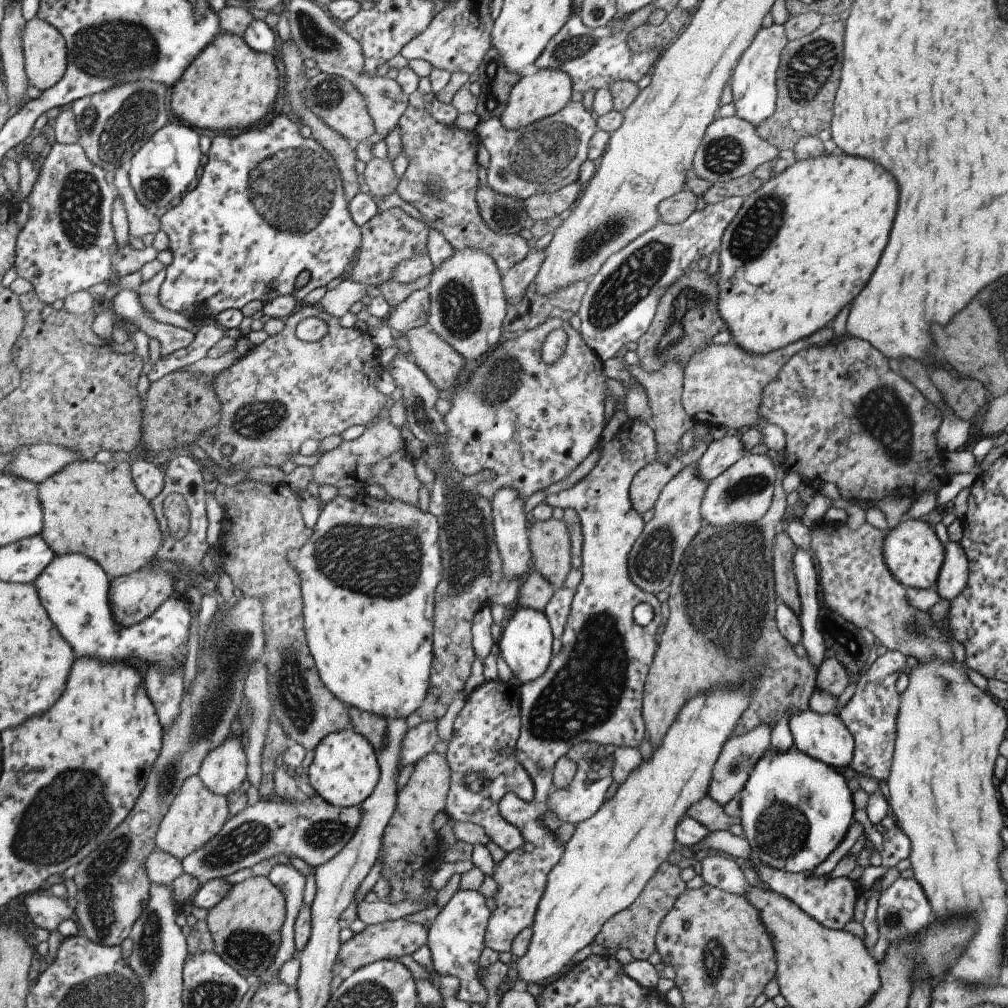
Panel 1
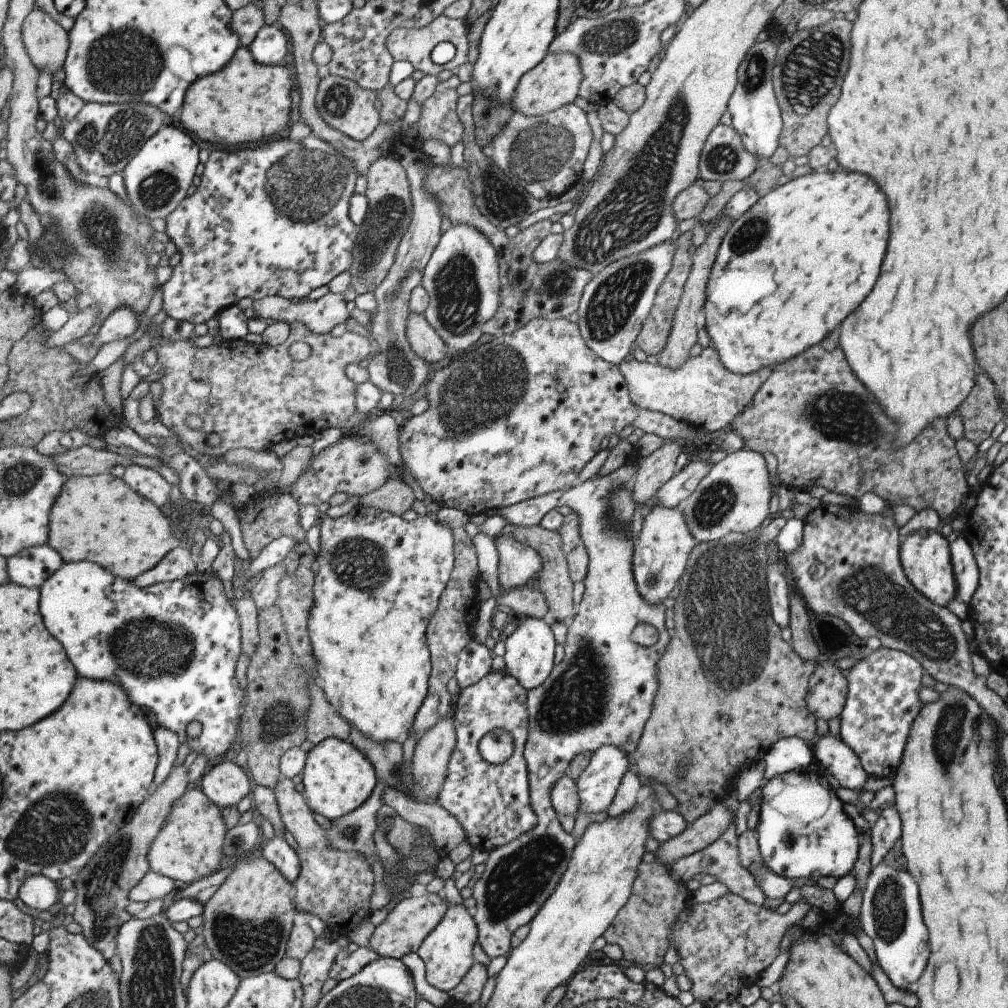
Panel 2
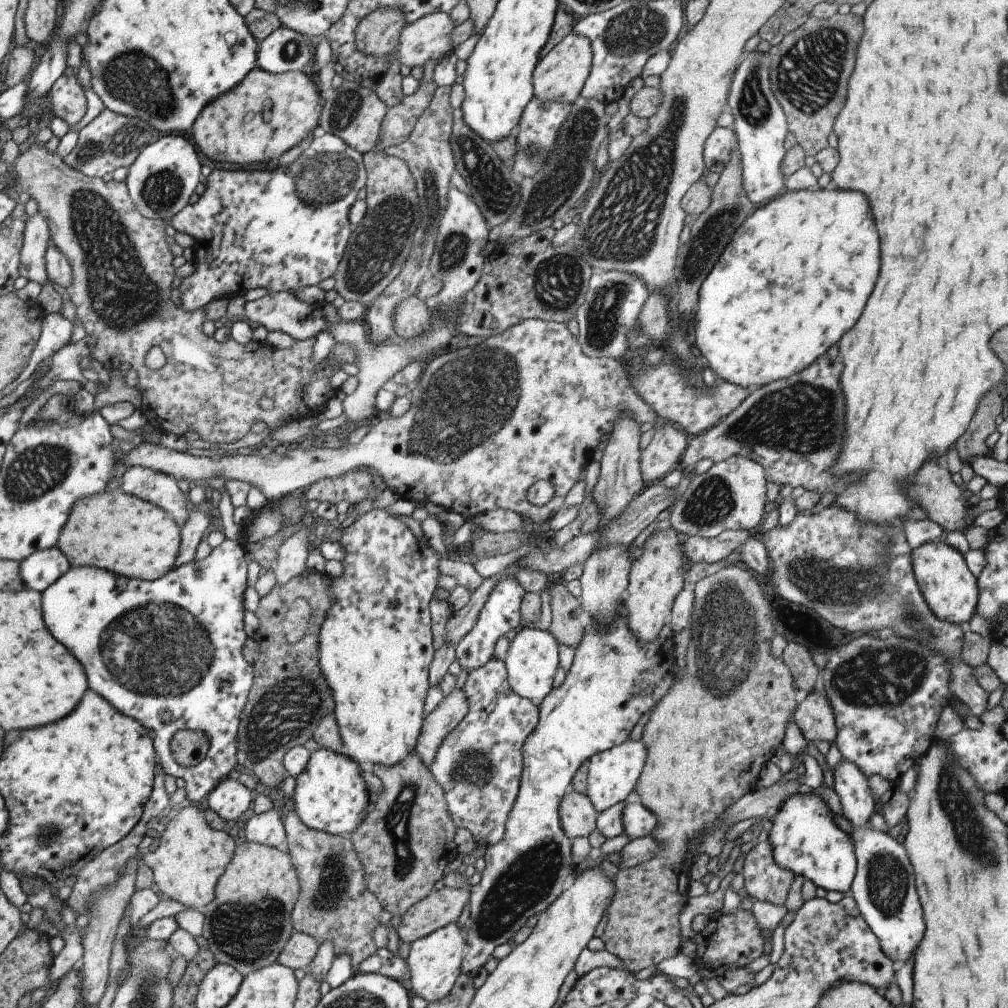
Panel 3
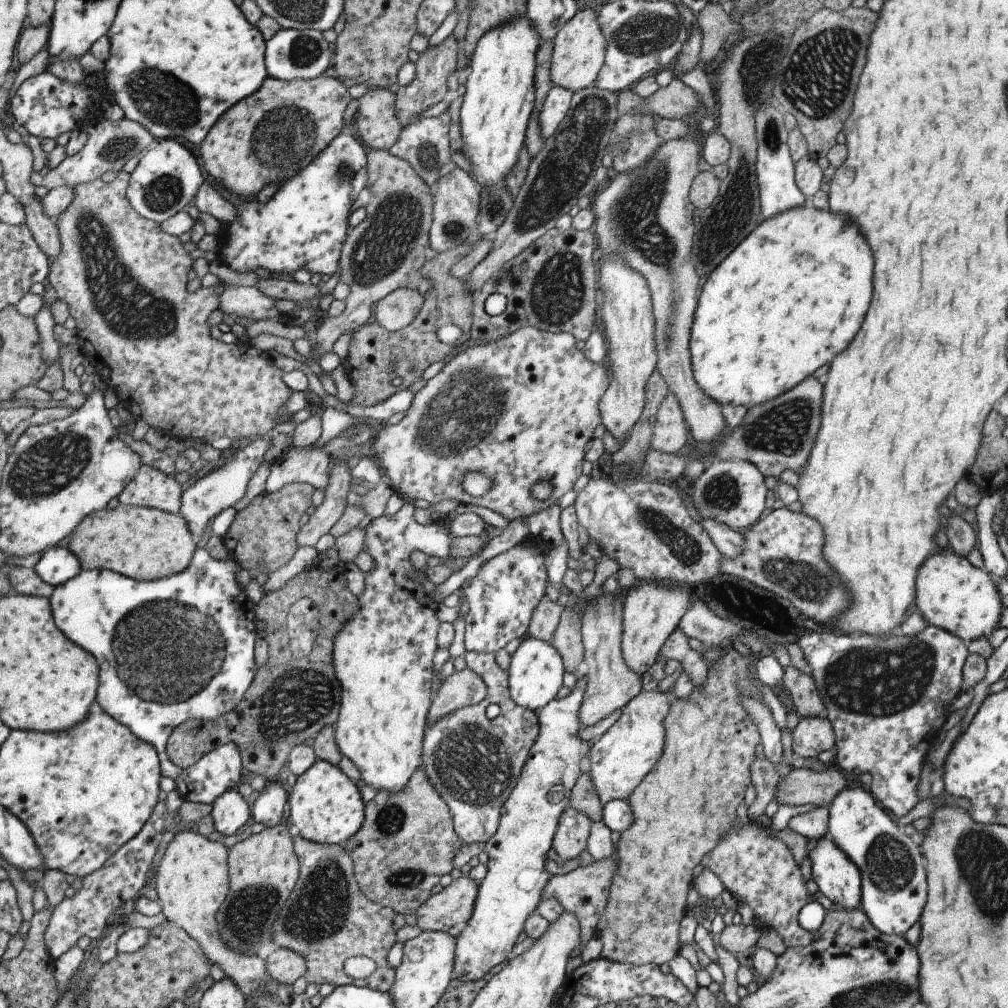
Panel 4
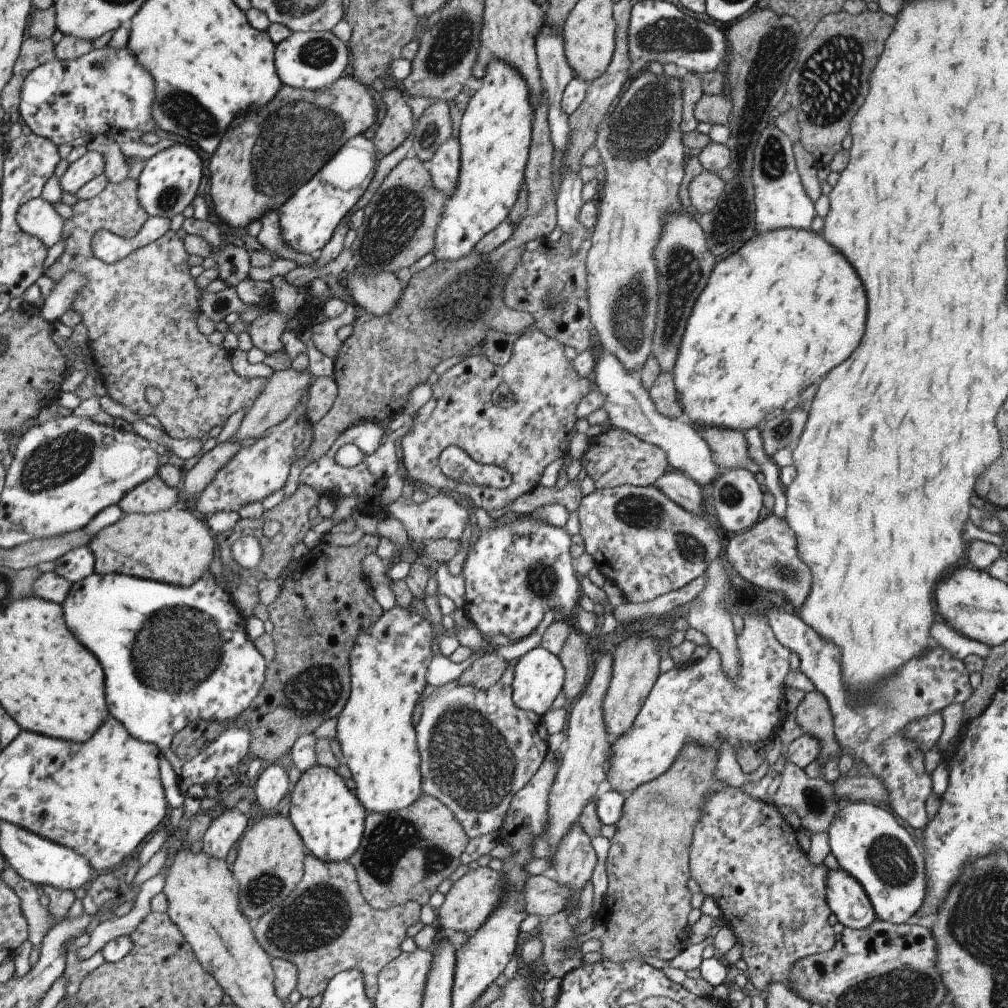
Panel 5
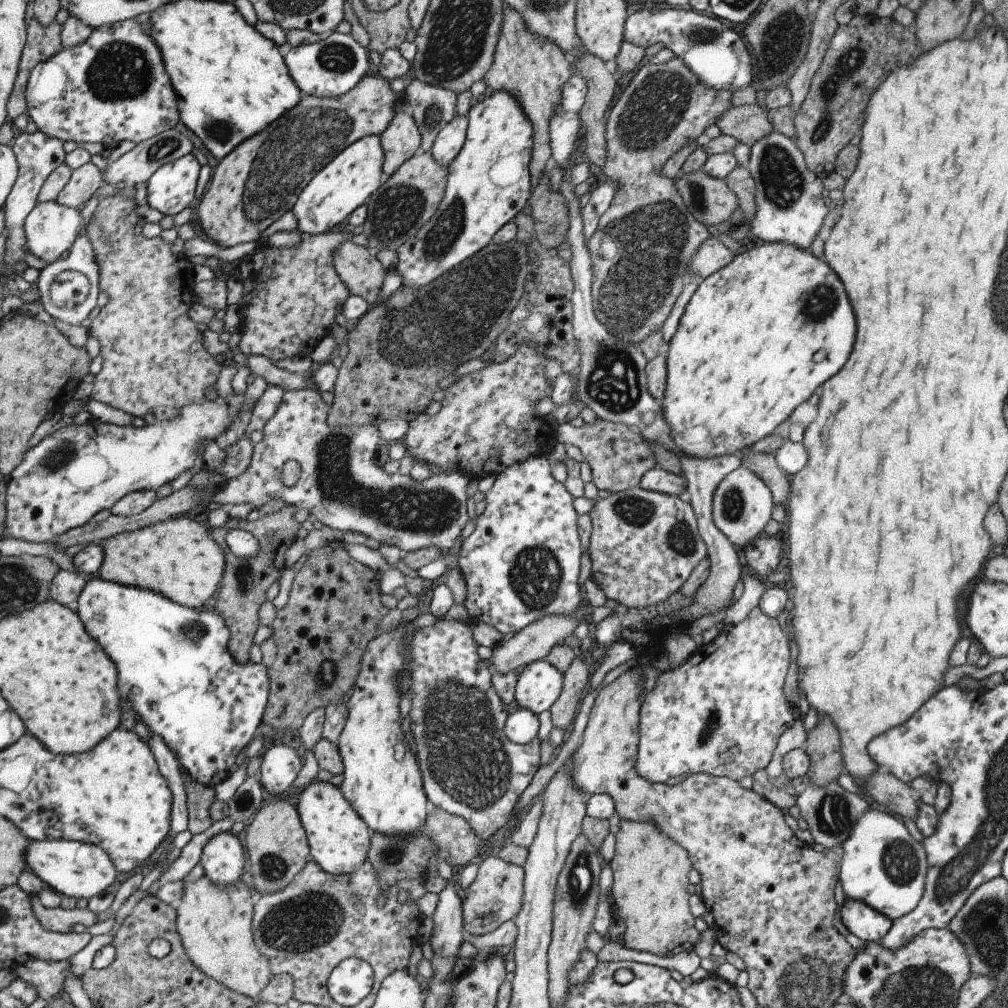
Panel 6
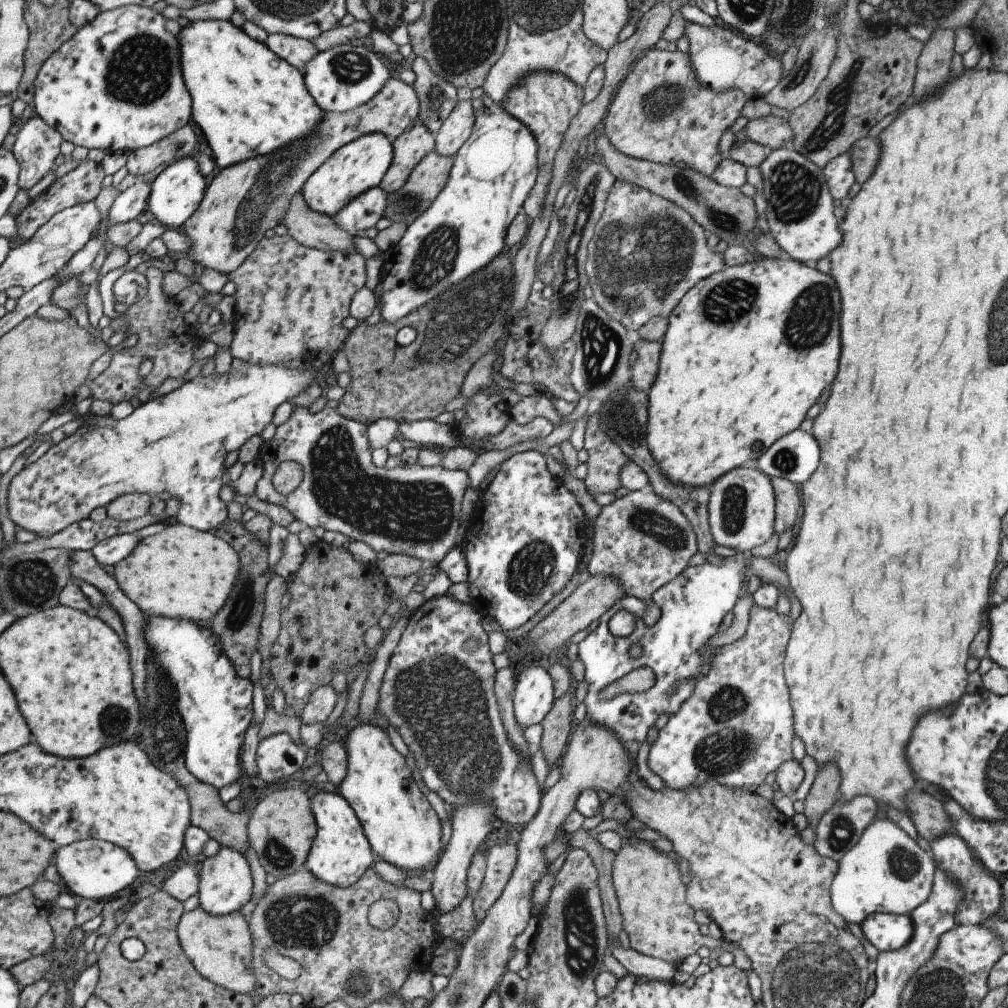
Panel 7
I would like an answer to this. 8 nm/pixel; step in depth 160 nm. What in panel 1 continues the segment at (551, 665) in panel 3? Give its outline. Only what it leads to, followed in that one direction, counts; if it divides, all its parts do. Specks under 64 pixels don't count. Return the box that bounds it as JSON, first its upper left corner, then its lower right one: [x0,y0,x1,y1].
[497,607,553,684]

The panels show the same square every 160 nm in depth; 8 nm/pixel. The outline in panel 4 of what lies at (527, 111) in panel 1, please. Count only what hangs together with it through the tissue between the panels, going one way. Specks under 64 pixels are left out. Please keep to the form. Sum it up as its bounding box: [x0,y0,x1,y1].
[548,7,605,93]

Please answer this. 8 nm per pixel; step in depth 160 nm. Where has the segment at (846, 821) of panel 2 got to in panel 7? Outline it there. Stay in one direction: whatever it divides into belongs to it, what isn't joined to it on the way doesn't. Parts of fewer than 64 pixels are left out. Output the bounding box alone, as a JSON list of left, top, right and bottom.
[858,914,912,951]

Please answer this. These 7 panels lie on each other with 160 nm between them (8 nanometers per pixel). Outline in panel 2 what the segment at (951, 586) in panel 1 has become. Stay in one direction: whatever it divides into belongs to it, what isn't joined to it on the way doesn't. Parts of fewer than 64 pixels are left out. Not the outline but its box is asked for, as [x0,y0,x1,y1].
[948,536,978,603]

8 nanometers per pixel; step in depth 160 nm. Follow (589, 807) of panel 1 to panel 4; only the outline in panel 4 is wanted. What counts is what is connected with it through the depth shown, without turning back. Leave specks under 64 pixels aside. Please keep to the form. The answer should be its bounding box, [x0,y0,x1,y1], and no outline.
[586,689,675,806]

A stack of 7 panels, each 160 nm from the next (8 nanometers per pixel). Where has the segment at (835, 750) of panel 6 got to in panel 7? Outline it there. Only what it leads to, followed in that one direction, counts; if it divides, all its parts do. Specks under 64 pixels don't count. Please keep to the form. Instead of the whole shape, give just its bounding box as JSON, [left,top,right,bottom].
[803,762,840,830]

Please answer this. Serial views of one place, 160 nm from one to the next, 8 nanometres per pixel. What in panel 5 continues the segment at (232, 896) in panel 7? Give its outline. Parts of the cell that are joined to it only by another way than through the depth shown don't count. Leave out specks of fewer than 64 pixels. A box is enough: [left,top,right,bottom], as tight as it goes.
[200,808,253,858]

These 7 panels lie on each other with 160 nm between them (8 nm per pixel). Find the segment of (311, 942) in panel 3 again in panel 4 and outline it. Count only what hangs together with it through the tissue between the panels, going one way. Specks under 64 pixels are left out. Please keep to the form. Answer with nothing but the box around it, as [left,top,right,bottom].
[263,947,306,985]

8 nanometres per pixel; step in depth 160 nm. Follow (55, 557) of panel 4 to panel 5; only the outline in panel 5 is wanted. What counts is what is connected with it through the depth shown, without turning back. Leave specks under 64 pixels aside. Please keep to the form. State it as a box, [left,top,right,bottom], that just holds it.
[53,546,94,583]

